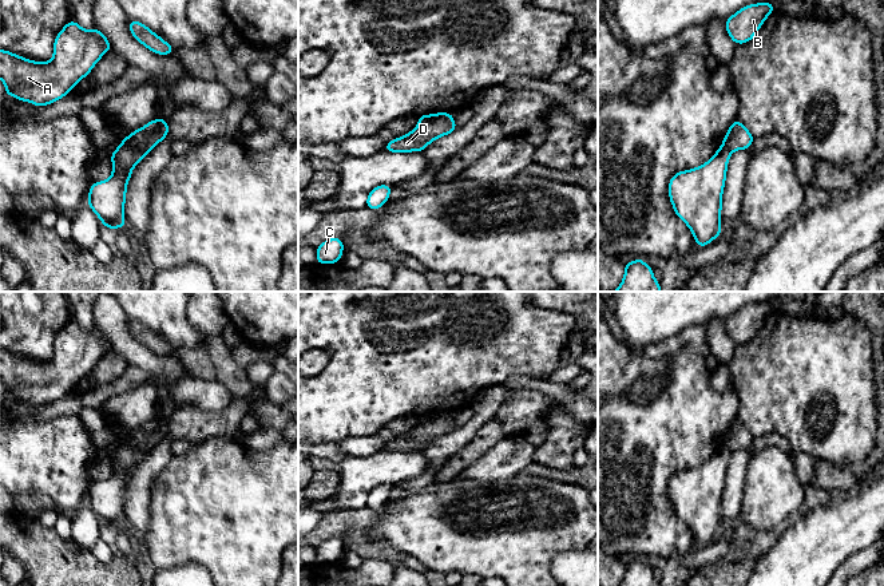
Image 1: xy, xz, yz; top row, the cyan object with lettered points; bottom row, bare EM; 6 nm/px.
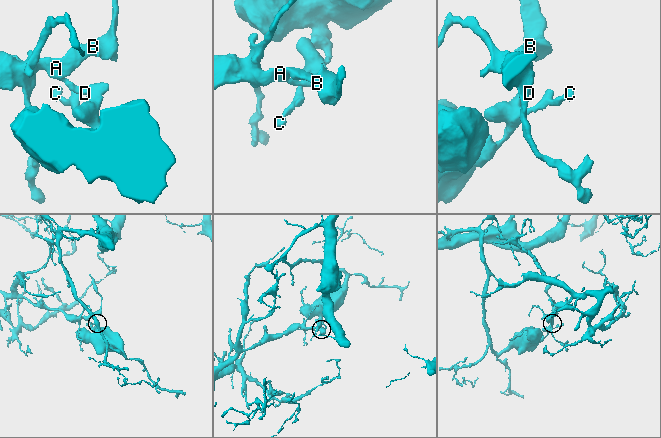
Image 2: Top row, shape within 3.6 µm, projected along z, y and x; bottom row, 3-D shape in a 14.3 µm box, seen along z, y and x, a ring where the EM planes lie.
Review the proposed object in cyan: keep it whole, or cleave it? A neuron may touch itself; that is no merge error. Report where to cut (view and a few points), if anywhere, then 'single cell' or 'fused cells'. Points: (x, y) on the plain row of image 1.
xz (447, 412), (443, 416), (419, 423) | fused cells

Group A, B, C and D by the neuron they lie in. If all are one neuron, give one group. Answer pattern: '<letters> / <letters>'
A B D / C

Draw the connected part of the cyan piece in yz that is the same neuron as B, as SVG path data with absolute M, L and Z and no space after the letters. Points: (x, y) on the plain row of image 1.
M769 301L745 305L726 318L726 332L737 345L749 343L774 310L774 305Z

